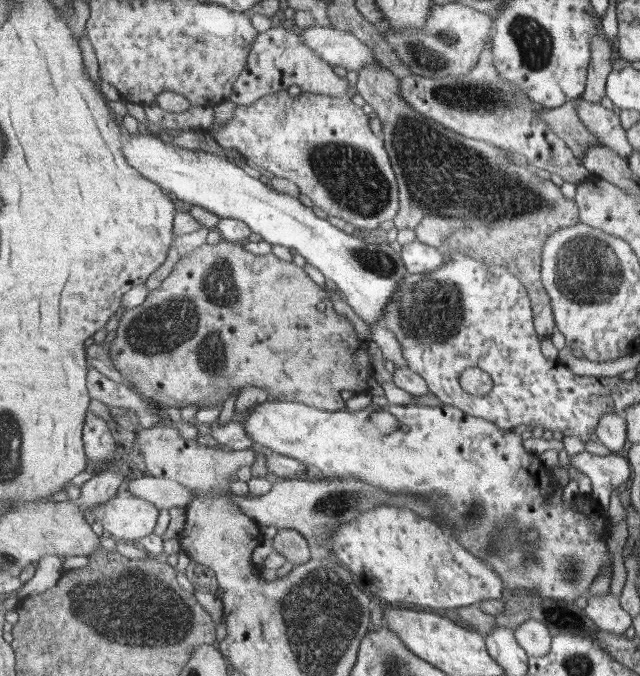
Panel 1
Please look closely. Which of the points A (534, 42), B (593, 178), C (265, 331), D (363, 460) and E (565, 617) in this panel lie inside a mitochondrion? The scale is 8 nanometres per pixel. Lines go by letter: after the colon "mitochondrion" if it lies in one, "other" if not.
A: mitochondrion
B: other
C: other
D: other
E: mitochondrion

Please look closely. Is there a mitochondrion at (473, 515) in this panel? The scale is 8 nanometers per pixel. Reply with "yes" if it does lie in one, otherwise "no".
yes

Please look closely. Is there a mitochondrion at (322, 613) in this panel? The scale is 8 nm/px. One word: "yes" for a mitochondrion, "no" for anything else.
yes

